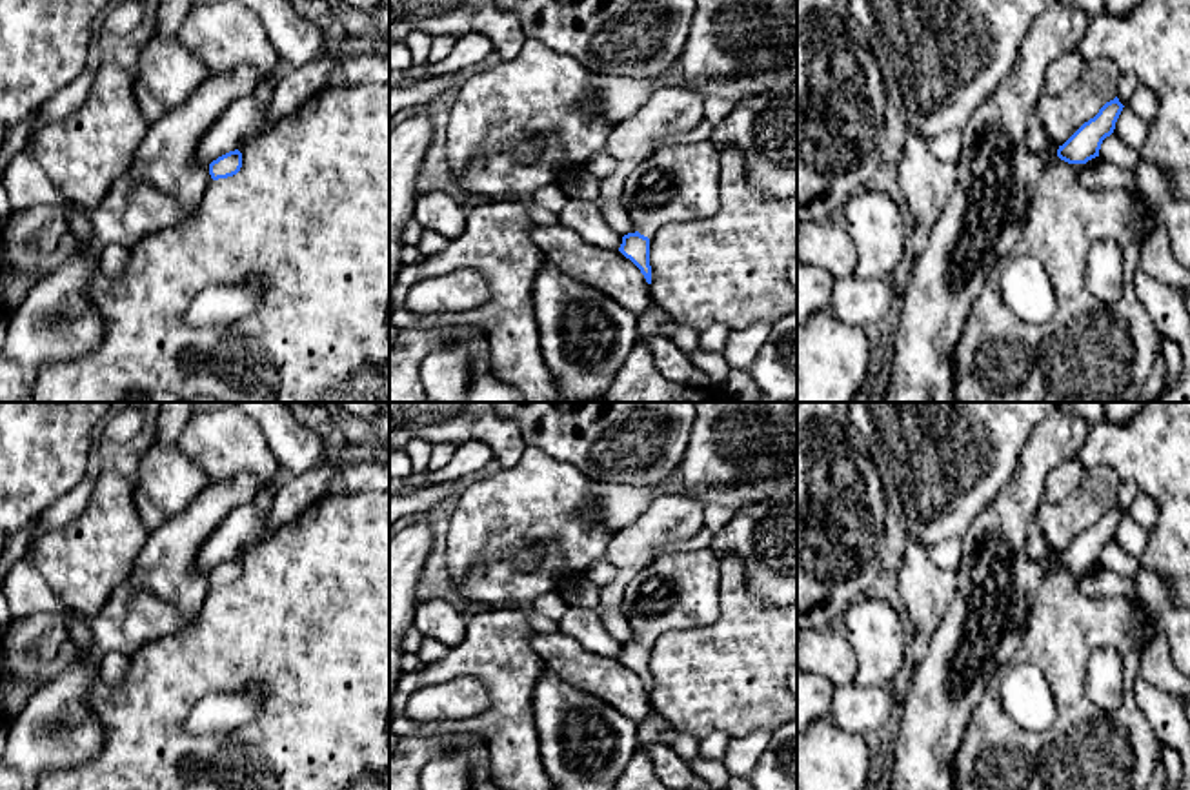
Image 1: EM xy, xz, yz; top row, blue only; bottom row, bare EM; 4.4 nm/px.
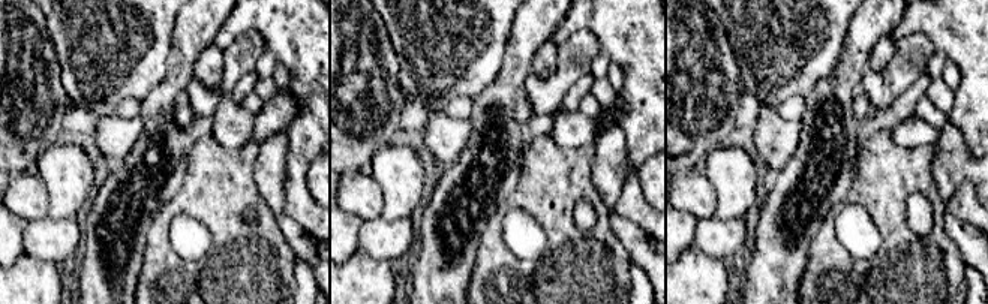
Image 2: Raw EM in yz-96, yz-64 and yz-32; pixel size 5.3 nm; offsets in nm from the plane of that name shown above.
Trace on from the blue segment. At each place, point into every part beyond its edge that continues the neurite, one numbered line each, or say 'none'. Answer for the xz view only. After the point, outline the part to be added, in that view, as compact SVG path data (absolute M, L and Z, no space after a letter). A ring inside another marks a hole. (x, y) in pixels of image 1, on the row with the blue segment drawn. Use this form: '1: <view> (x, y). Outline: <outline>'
1: xz (679, 182). Outline: M702 140L650 153L624 178L620 204L648 238L671 222L713 217L721 208L719 146Z

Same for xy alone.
none

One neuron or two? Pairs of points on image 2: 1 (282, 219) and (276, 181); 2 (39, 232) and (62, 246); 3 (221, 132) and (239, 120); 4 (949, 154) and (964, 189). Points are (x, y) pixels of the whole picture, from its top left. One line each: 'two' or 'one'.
1: one
2: one
3: one
4: two

